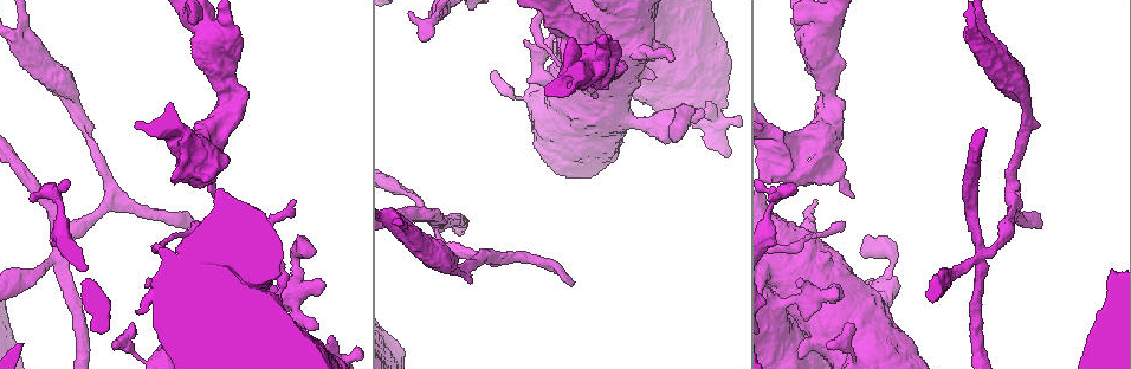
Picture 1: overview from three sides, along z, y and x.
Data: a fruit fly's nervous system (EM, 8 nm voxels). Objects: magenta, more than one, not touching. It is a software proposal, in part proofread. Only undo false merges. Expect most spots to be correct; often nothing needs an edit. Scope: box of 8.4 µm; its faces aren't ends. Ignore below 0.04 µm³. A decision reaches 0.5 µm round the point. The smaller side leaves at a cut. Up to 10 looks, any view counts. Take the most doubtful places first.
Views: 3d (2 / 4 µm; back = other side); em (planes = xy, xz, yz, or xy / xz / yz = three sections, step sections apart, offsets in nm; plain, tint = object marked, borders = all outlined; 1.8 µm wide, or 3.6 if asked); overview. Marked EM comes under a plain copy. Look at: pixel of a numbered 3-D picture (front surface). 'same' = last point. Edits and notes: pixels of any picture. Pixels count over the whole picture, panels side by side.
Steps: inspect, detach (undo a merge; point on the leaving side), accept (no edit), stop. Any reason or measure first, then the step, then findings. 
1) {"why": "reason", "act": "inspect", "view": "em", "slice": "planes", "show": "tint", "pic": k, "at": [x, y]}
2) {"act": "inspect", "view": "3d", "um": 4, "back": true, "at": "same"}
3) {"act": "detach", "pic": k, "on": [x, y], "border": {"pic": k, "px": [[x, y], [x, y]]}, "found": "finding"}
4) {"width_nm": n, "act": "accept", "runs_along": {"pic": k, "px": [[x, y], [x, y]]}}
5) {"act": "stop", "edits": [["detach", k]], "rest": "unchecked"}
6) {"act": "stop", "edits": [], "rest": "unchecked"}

{"act": "inspect", "view": "em", "slice": "planes", "show": "tint", "pic": 1, "at": [983, 254]}

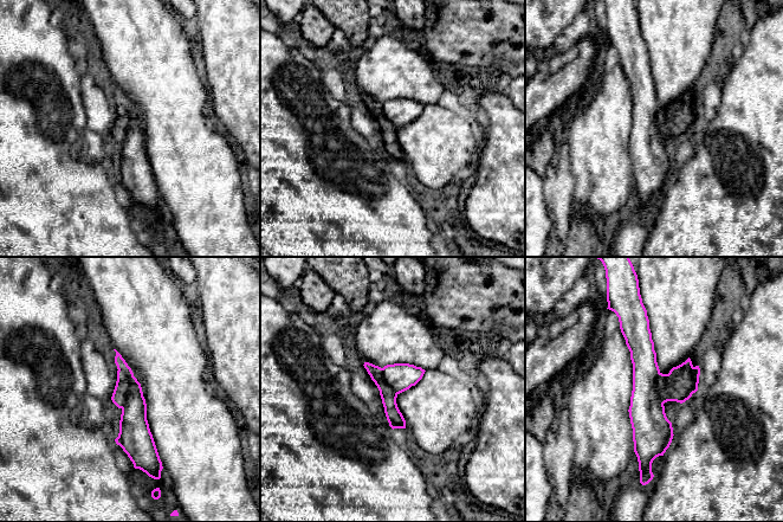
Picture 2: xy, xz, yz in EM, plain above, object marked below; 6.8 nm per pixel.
{"act": "detach", "pic": 2, "on": [133, 424], "border": {"pic": 2, "px": [[118, 369], [129, 381], [121, 407]]}, "found": "a second neuron is stuck on"}

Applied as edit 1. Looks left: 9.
{"why": "redraw", "act": "inspect", "view": "overview"}

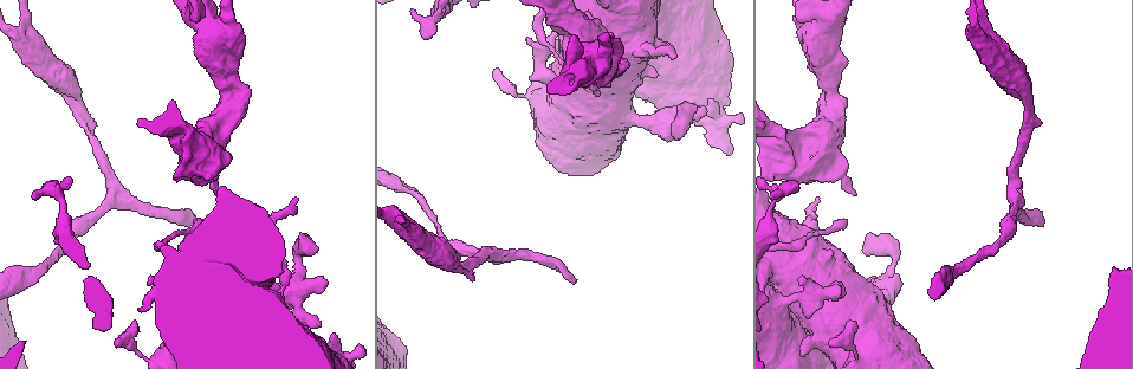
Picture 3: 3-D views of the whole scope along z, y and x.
{"why": "a fork", "act": "inspect", "view": "em", "slice": "yz", "step": 8, "show": "tint", "pic": 3, "at": [1013, 193]}

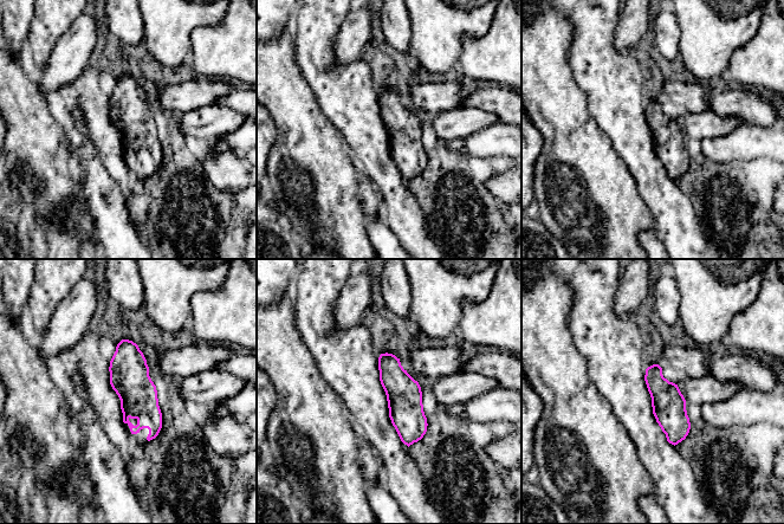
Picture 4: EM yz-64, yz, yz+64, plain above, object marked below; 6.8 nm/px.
{"act": "inspect", "view": "em", "slice": "planes", "show": "tint", "at": "same"}

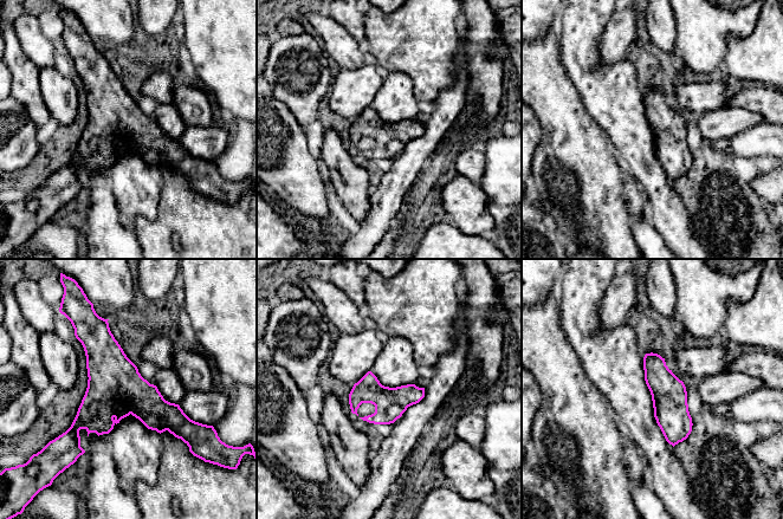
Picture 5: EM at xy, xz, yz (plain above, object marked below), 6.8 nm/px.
{"act": "accept", "runs_along": {"pic": 5, "px": [[648, 356], [670, 396], [674, 441]]}, "found": "continuous, no second neuron"}

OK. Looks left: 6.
{"why": "abrupt turn", "act": "inspect", "view": "em", "um": 3.6, "slice": "xz", "step": 4, "show": "tint", "pic": 3, "at": [826, 24]}

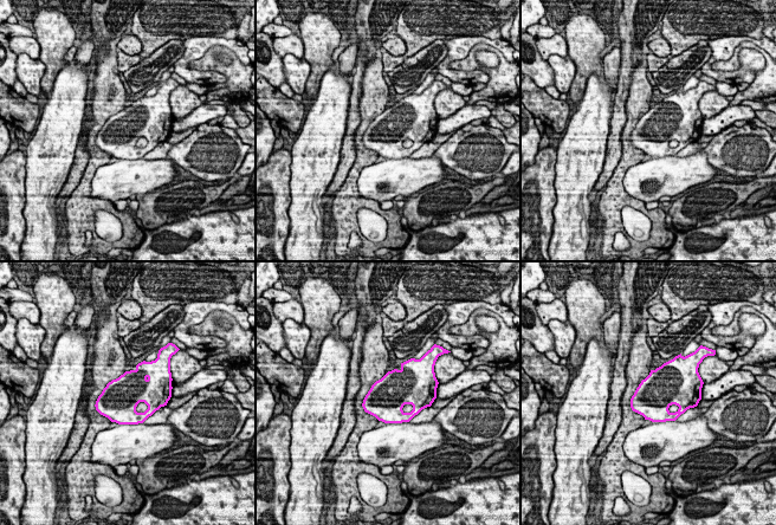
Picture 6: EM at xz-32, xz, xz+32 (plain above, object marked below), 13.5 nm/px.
{"act": "inspect", "view": "em", "um": 3.6, "slice": "planes", "show": "tint", "at": "same"}

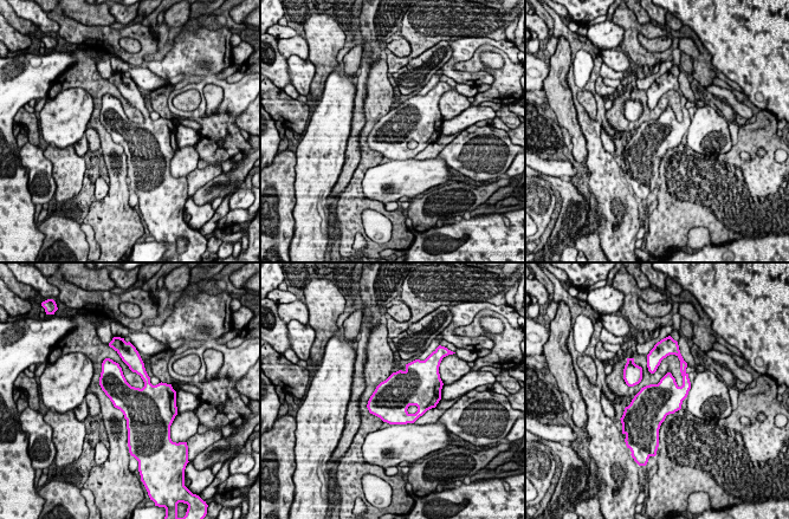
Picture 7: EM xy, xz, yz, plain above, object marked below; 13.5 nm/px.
{"width_nm": 440, "act": "accept", "found": "all the same neuron"}

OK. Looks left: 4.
{"why": "a fork", "act": "inspect", "view": "em", "slice": "planes", "show": "tint", "pic": 3, "at": [828, 116]}

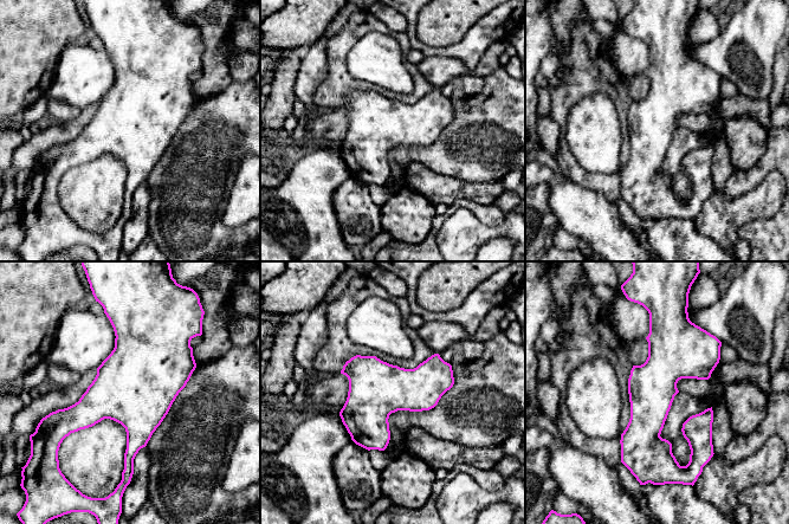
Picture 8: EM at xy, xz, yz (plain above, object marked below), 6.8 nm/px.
{"act": "accept", "runs_along": {"pic": 8, "px": [[652, 323], [652, 448], [664, 465]]}, "found": "all the same neuron"}

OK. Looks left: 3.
{"act": "stop", "edits": [["detach", 2]], "rest": "unchecked"}

